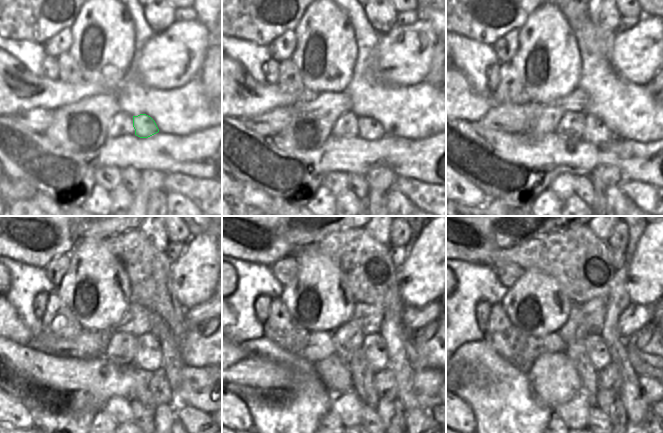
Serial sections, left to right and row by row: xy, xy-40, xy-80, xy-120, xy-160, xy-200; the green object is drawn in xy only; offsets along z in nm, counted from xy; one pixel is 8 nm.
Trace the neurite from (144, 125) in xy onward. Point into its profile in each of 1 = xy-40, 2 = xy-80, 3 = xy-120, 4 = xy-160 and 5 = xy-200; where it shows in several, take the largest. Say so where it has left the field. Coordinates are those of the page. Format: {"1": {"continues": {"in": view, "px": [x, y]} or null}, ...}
{"1": {"continues": {"in": "xy-40", "px": [369, 129]}}, "2": {"continues": {"in": "xy-80", "px": [595, 131]}}, "3": {"continues": {"in": "xy-120", "px": [148, 357]}}, "4": {"continues": {"in": "xy-160", "px": [373, 346]}}, "5": {"continues": {"in": "xy-200", "px": [599, 355]}}}

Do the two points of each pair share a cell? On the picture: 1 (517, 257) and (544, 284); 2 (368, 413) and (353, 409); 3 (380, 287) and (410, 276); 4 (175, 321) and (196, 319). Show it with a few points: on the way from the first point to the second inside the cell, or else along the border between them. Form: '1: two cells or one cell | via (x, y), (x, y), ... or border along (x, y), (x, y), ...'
1: two cells | border along (525, 269), (535, 268), (550, 277)
2: two cells | border along (363, 403), (360, 422)
3: two cells | border along (398, 271), (396, 283)
4: two cells | border along (184, 310), (184, 319), (195, 327)

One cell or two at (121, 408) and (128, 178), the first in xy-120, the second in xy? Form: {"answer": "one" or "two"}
{"answer": "two"}

